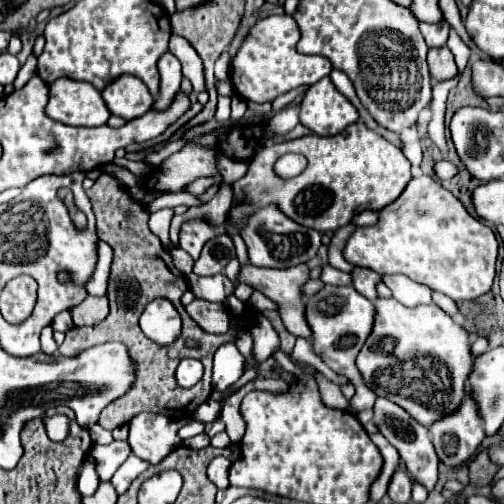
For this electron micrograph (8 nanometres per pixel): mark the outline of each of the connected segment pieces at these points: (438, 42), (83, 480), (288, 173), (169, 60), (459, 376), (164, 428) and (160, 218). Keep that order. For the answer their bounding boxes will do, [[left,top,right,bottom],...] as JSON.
[[419,19,451,47],[77,458,99,497],[275,155,307,177],[151,53,181,111],[357,297,473,427],[129,413,189,463],[149,209,175,250]]

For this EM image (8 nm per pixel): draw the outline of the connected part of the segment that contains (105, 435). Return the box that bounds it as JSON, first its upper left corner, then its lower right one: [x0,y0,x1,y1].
[89,423,113,445]

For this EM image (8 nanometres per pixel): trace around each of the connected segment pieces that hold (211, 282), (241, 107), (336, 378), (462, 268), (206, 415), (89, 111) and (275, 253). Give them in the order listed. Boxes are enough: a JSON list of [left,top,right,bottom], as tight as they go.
[[187,275,235,301],[231,95,247,123],[290,338,348,386],[343,175,497,301],[193,398,222,423],[47,77,111,127],[241,205,321,269]]

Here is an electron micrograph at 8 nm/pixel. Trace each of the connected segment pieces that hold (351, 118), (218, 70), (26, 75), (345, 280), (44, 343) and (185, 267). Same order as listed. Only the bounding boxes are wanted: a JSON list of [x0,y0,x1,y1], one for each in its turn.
[[299,77,359,135],[215,51,231,81],[15,55,37,89],[321,265,351,285],[40,325,57,355],[171,249,193,275]]

